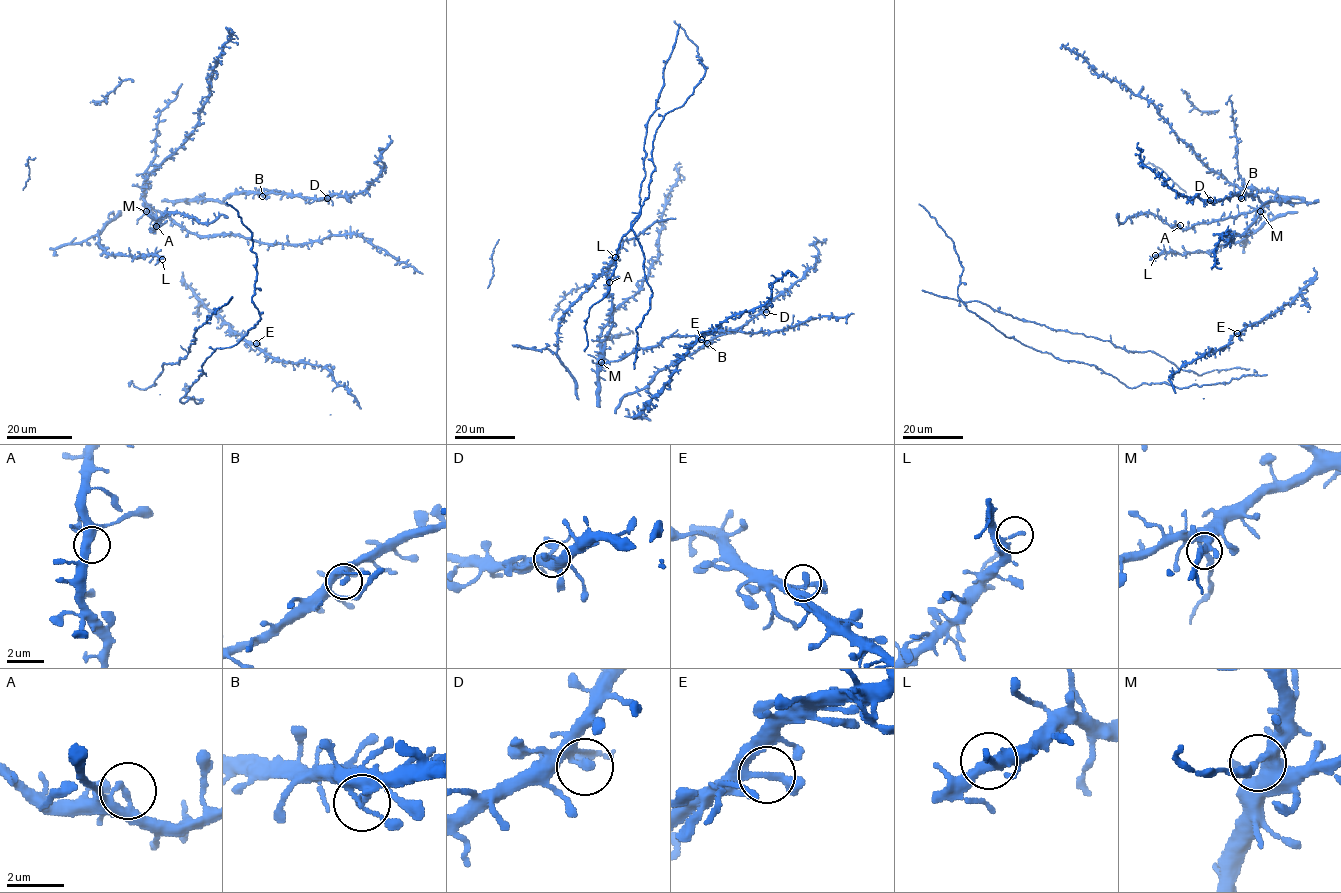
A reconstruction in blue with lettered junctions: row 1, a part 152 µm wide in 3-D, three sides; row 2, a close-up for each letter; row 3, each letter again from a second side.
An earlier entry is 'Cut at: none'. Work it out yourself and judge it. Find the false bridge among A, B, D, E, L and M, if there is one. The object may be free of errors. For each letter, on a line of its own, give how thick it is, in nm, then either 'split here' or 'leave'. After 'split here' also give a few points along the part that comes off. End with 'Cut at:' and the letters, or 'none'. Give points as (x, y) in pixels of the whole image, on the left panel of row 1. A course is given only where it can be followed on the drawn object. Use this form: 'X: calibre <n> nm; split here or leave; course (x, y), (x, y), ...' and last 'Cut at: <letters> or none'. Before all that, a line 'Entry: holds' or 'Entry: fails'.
Entry: fails
A: calibre 280 nm; leave
B: calibre 200 nm; leave
D: calibre 280 nm; leave
E: calibre 240 nm; leave
L: calibre 190 nm; leave
M: calibre 260 nm; split here; course (146, 211), (136, 224)
Cut at: M

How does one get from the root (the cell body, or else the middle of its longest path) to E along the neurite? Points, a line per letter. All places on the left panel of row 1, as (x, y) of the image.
E: (232, 333), (238, 333), (247, 341), (256, 343)

